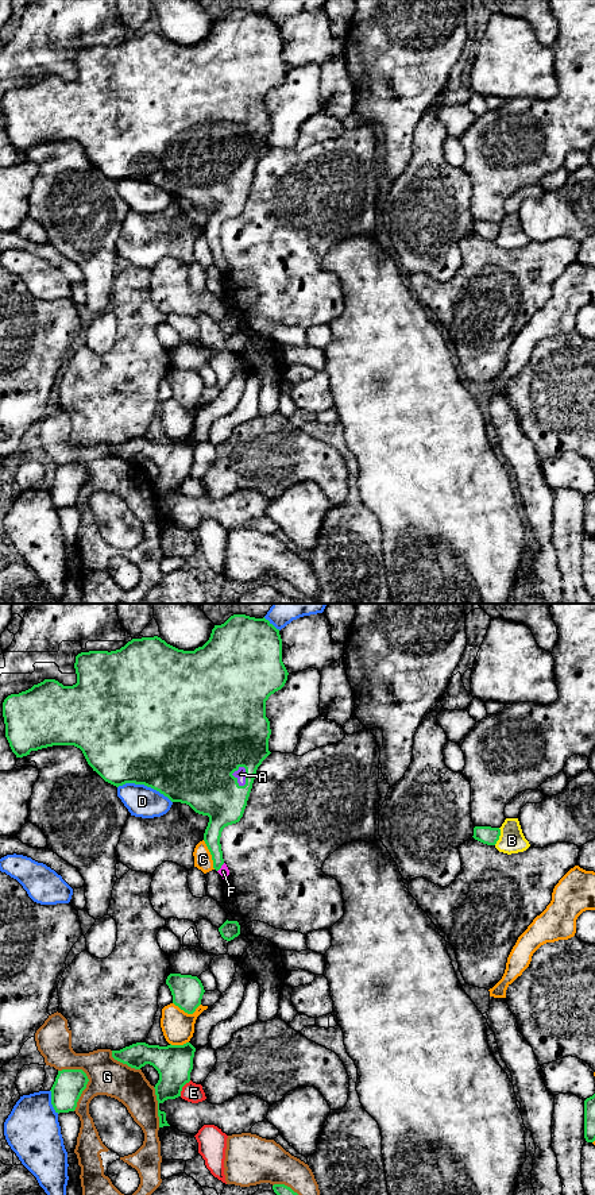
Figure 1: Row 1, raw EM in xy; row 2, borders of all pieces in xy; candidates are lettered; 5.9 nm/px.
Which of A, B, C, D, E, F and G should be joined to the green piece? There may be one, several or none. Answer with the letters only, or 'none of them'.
A, F

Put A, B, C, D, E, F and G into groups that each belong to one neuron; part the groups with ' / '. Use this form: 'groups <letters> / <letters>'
groups A F / B / C / D / E / G

